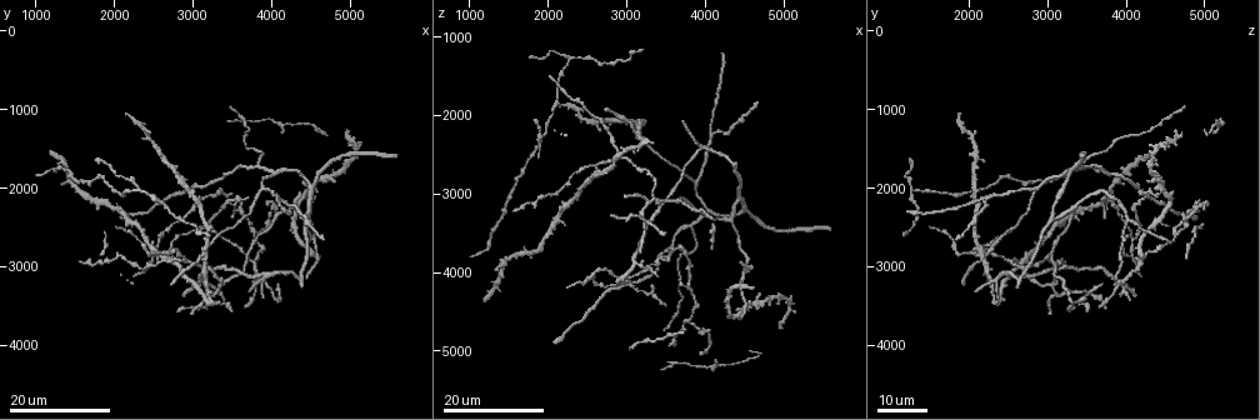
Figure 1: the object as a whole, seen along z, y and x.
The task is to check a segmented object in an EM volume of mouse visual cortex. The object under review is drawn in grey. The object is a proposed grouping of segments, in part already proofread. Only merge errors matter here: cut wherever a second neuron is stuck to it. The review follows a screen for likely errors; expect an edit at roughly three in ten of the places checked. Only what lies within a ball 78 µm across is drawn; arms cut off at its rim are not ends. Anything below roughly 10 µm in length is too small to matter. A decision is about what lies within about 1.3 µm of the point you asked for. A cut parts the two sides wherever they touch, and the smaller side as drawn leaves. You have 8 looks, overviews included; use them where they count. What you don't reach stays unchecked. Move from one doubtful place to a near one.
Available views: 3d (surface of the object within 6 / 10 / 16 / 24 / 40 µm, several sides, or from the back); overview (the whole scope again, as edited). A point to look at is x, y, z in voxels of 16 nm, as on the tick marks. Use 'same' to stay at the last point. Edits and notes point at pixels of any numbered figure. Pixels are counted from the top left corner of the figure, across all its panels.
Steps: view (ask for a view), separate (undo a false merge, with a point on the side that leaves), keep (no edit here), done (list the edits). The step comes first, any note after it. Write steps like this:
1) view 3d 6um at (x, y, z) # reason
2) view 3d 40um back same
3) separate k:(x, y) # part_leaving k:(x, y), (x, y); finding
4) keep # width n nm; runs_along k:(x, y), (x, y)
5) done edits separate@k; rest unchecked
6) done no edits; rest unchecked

view 3d 16um at (4100, 2100, 2250) # branch point

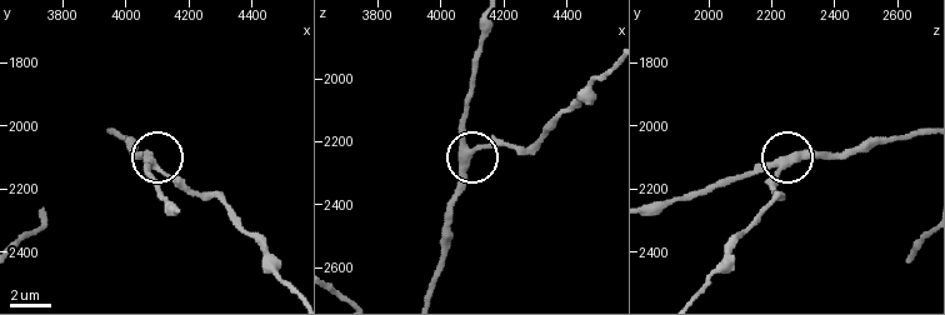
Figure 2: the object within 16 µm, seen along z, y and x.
view 3d 10um at (4100, 2130, 2230)

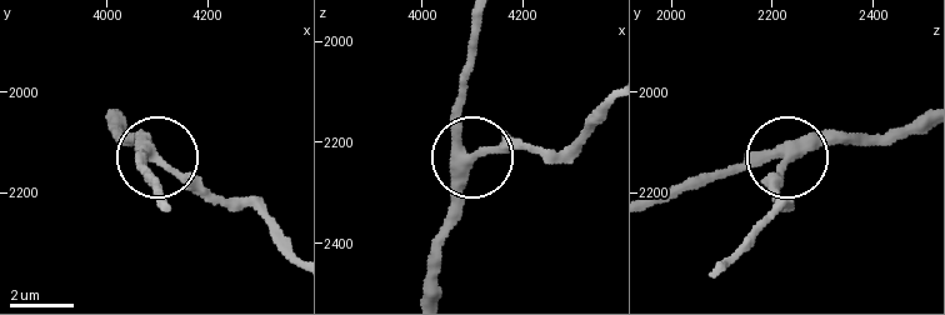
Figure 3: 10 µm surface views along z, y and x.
keep # arms 3; runs_along 3:(424, 294), (461, 165), (494, 149), (531, 149); one neuron here

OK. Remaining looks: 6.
view 3d 24um at (3800, 1750, 3400) # side arm on a straight run

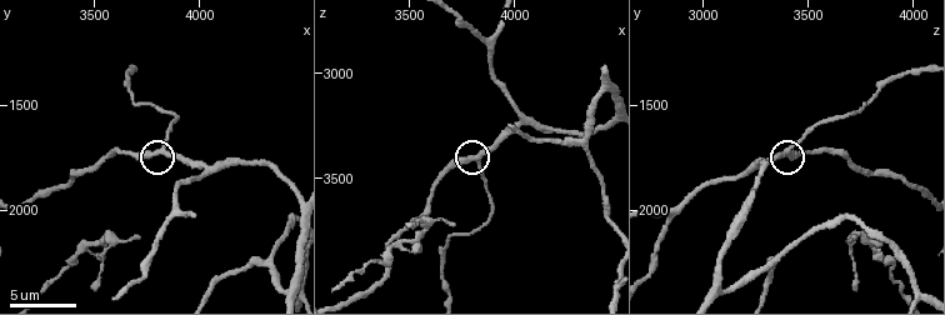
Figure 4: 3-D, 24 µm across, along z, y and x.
view 3d 10um at (3800, 1730, 3400)

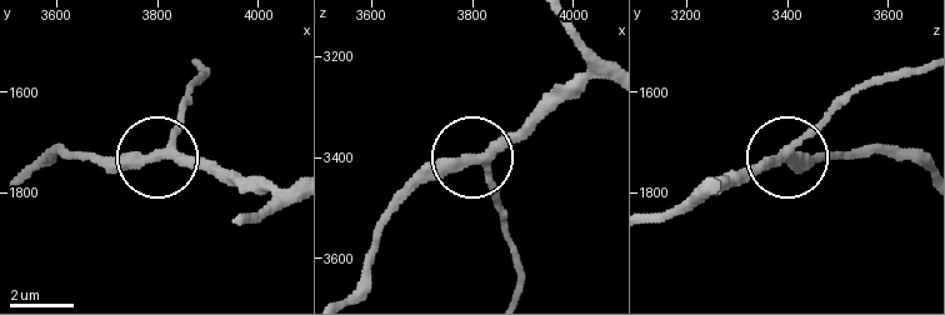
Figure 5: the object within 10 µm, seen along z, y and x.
keep # width 280 nm; runs_along 5:(290, 189), (250, 191), (161, 159), (190, 89); continuous, no second neuron

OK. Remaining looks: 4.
view 3d 16um at (3200, 2800, 2150) # four arms meet

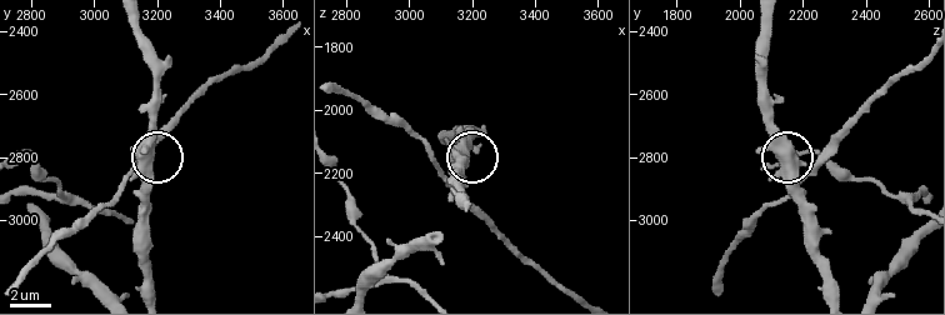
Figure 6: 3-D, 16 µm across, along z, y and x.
view 3d 6um at (3160, 2820, 2140)

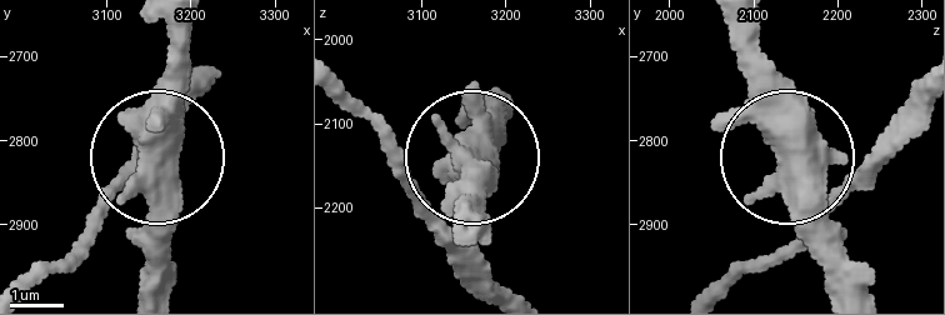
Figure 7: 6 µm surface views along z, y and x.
keep # arms 4; runs_along 7:(868, 293), (786, 159), (755, 24); one neuron here

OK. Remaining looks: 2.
view 3d 24um at (2900, 2900, 2500) # arms part here

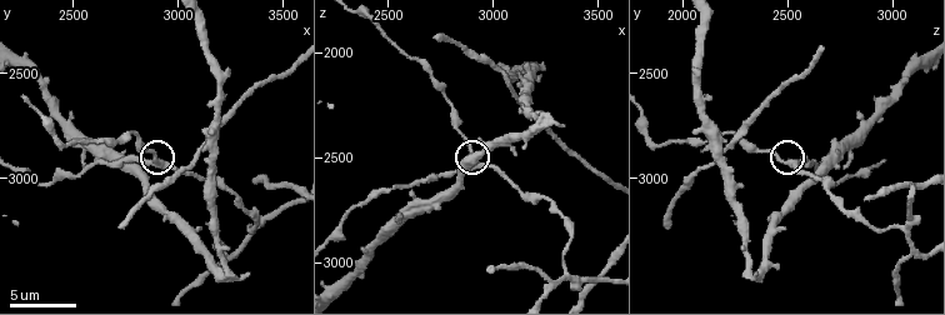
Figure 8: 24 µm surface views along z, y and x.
view 3d 10um at (2920, 2920, 2510)

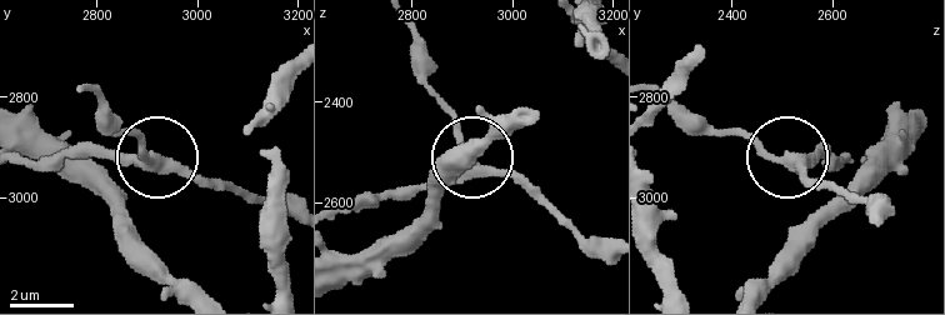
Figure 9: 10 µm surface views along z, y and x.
keep # side_arm 36 um; arms 3; continuous, no second neuron

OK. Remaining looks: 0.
done no edits; rest unchecked

